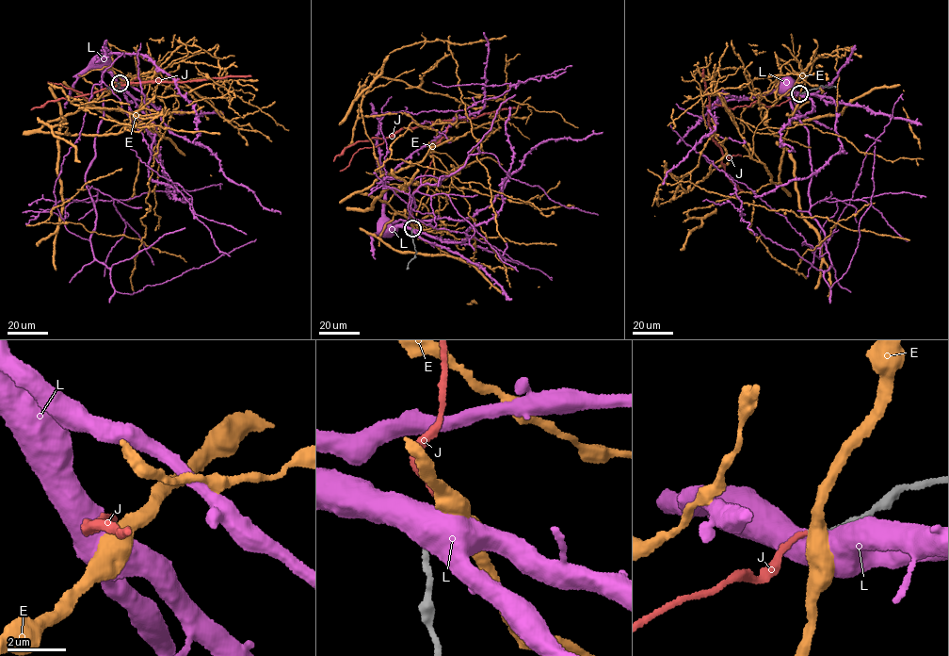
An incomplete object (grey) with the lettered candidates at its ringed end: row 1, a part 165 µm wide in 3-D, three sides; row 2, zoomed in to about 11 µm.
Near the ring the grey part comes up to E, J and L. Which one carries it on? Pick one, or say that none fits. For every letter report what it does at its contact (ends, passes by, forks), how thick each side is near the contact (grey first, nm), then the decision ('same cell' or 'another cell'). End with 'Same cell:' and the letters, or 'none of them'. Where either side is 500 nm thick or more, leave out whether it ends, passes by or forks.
E: calibres 240 and 500 nm; another cell
J: it ends; calibres 240 and 160 nm; same cell
L: calibres 240 and 800 nm; another cell
Same cell: J

